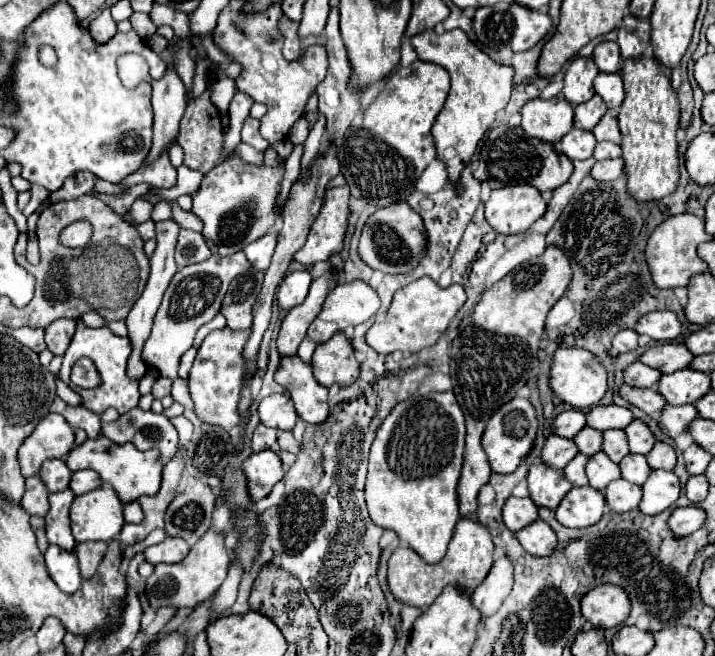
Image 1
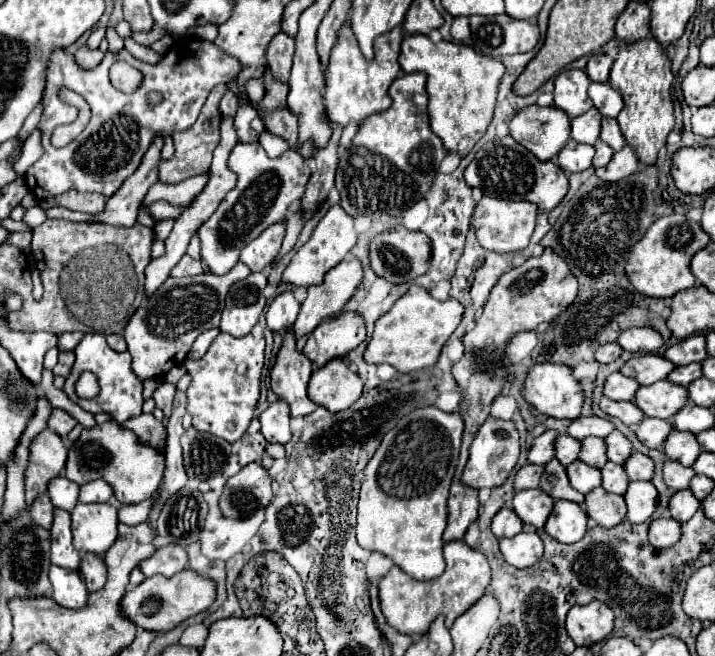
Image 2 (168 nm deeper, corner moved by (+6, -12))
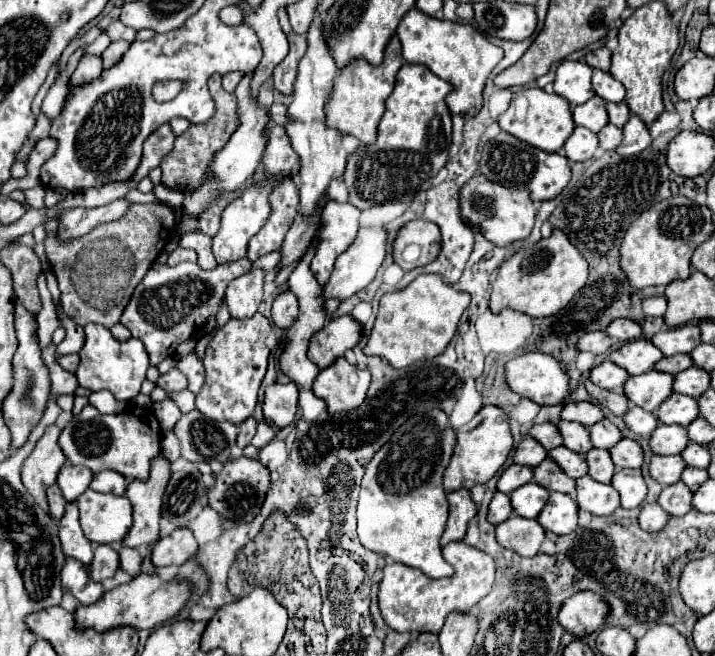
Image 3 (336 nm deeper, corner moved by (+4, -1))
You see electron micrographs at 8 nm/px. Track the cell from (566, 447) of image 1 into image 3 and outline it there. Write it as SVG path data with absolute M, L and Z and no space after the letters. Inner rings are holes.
M516 463L510 465L498 481L498 491L512 493L520 485L532 481L532 473L534 473L534 467L530 467L530 465L516 465Z

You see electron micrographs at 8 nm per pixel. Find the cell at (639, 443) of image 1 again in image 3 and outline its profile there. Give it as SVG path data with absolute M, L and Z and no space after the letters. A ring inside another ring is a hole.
M604 419L590 427L590 439L592 439L592 445L598 449L612 449L616 445L616 441L622 439L622 433L618 431L618 427L614 423Z

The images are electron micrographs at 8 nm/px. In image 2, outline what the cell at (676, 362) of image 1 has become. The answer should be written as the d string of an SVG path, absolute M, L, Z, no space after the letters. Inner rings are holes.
M658 354L634 356L634 358L626 360L624 366L620 368L620 372L624 376L638 380L638 384L642 384L642 386L664 380L670 374L670 370L674 370L674 364L670 364L668 360L664 360Z

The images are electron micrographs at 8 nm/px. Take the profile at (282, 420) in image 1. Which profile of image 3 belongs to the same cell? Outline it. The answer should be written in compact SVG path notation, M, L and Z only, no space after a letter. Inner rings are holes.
M274 383L266 389L264 397L264 417L266 423L272 429L284 429L294 423L296 415L296 399L298 399L298 389L292 383Z

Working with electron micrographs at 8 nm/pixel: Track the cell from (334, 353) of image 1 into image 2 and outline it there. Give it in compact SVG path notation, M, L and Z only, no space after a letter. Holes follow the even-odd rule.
M334 358L312 374L308 396L332 414L342 412L362 396L362 380L342 362L342 358Z

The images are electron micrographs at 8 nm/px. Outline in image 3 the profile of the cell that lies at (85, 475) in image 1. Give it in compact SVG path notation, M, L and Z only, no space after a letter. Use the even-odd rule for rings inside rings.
M100 471L92 477L90 489L92 491L100 491L100 493L114 493L114 495L124 495L126 489L126 479L120 477L120 473L116 471Z

